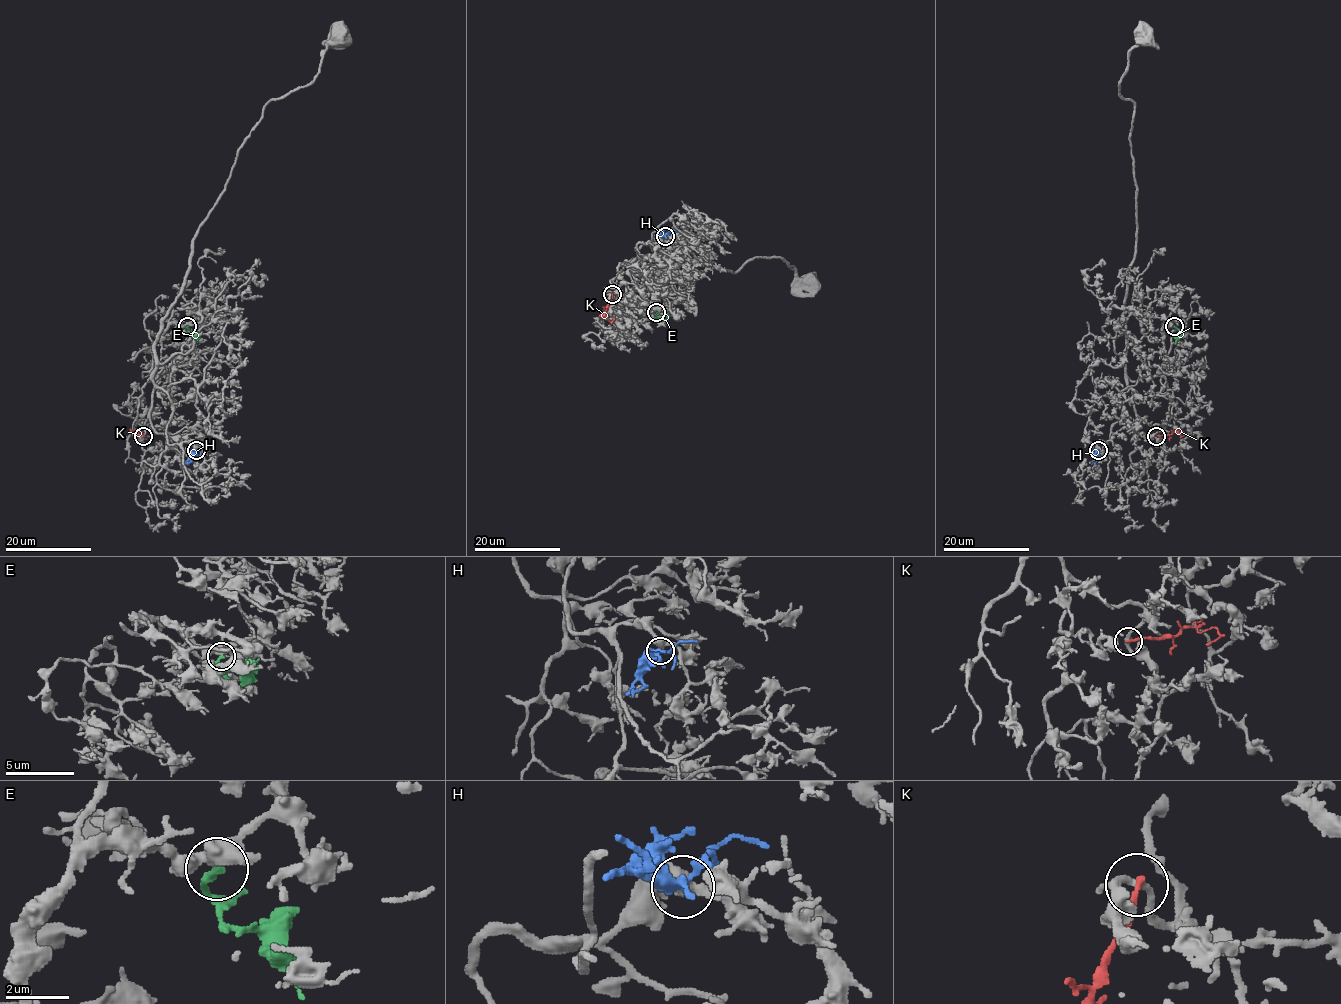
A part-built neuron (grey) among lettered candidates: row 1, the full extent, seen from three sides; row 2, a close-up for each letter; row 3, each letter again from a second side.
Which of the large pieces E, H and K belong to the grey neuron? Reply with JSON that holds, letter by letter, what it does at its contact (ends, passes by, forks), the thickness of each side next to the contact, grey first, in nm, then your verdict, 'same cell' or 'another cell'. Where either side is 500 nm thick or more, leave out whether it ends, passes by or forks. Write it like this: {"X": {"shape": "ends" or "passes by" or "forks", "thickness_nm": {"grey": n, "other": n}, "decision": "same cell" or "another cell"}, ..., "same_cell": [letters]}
{"E": {"shape": "ends", "thickness_nm": {"grey": 360, "other": 220}, "decision": "same cell"}, "H": {"shape": "forks", "thickness_nm": {"grey": 400, "other": 280}, "decision": "another cell"}, "K": {"shape": "ends", "thickness_nm": {"grey": 180, "other": 200}, "decision": "another cell"}, "same_cell": ["E"]}

